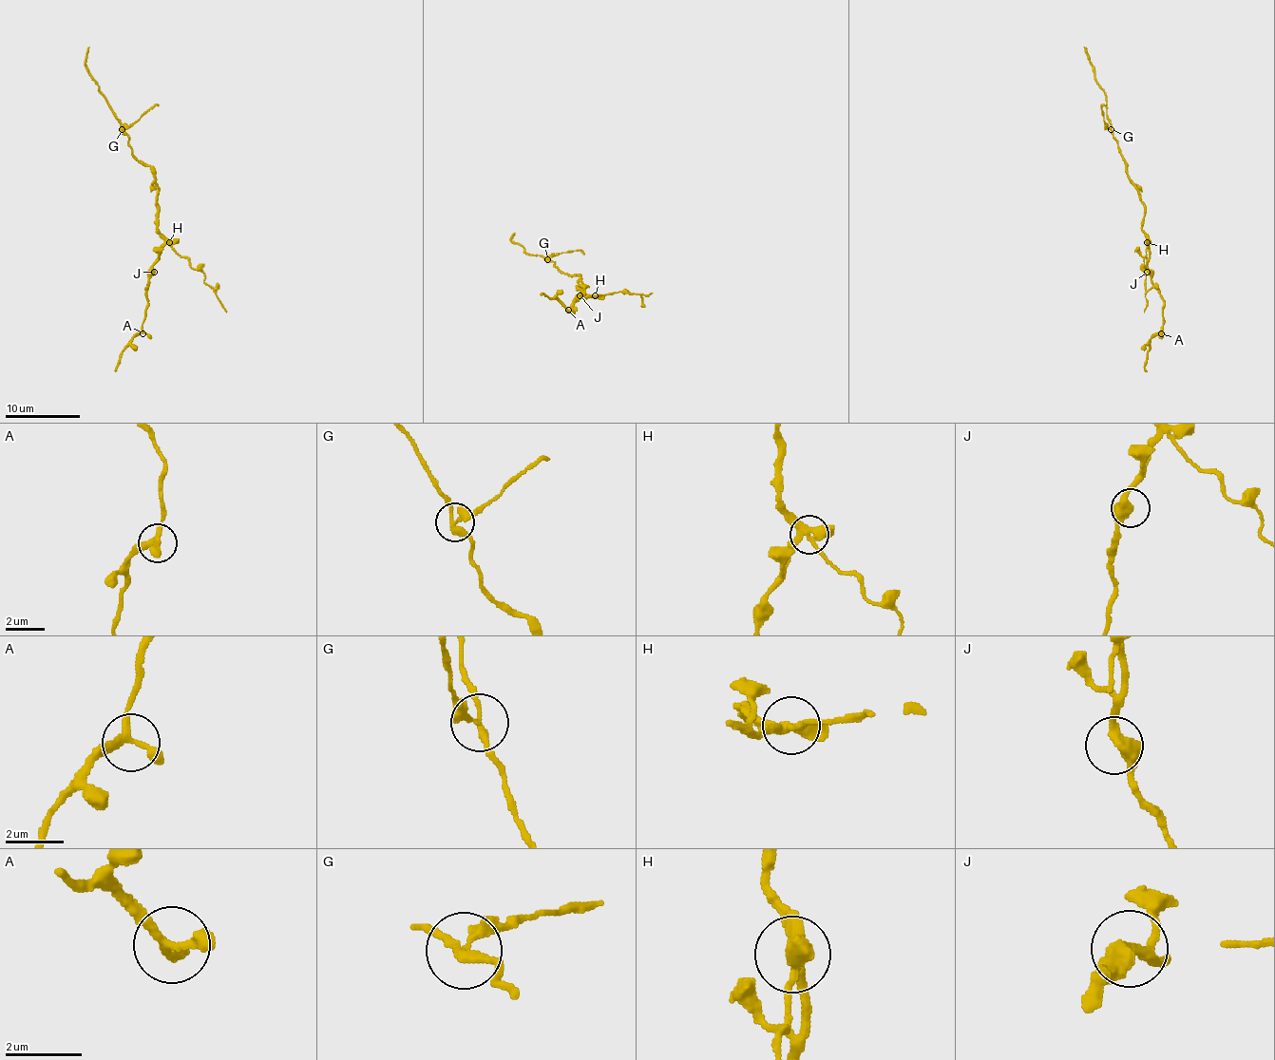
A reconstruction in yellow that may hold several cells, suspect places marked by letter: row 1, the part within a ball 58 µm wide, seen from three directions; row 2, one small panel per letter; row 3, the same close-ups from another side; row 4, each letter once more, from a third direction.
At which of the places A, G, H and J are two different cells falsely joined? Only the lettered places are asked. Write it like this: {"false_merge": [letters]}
{"false_merge": ["G", "H"]}

